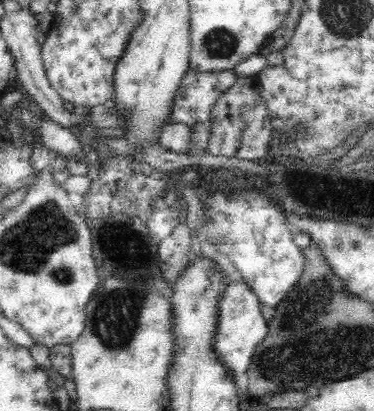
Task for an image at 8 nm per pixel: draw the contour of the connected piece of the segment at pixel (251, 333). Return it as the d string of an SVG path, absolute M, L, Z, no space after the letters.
M240 278L226 285L221 299L221 305L218 306L217 334L213 340L213 350L217 351L217 358L222 360L222 366L225 366L229 374L242 376L250 368L258 343L262 342L268 334L267 321L261 314L257 295L249 289L248 283Z

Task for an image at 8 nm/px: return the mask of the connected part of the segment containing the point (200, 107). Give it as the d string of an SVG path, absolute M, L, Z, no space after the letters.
M188 69L182 76L176 98L170 104L166 124L183 122L189 126L208 123L215 100L237 80L233 70L200 72Z

